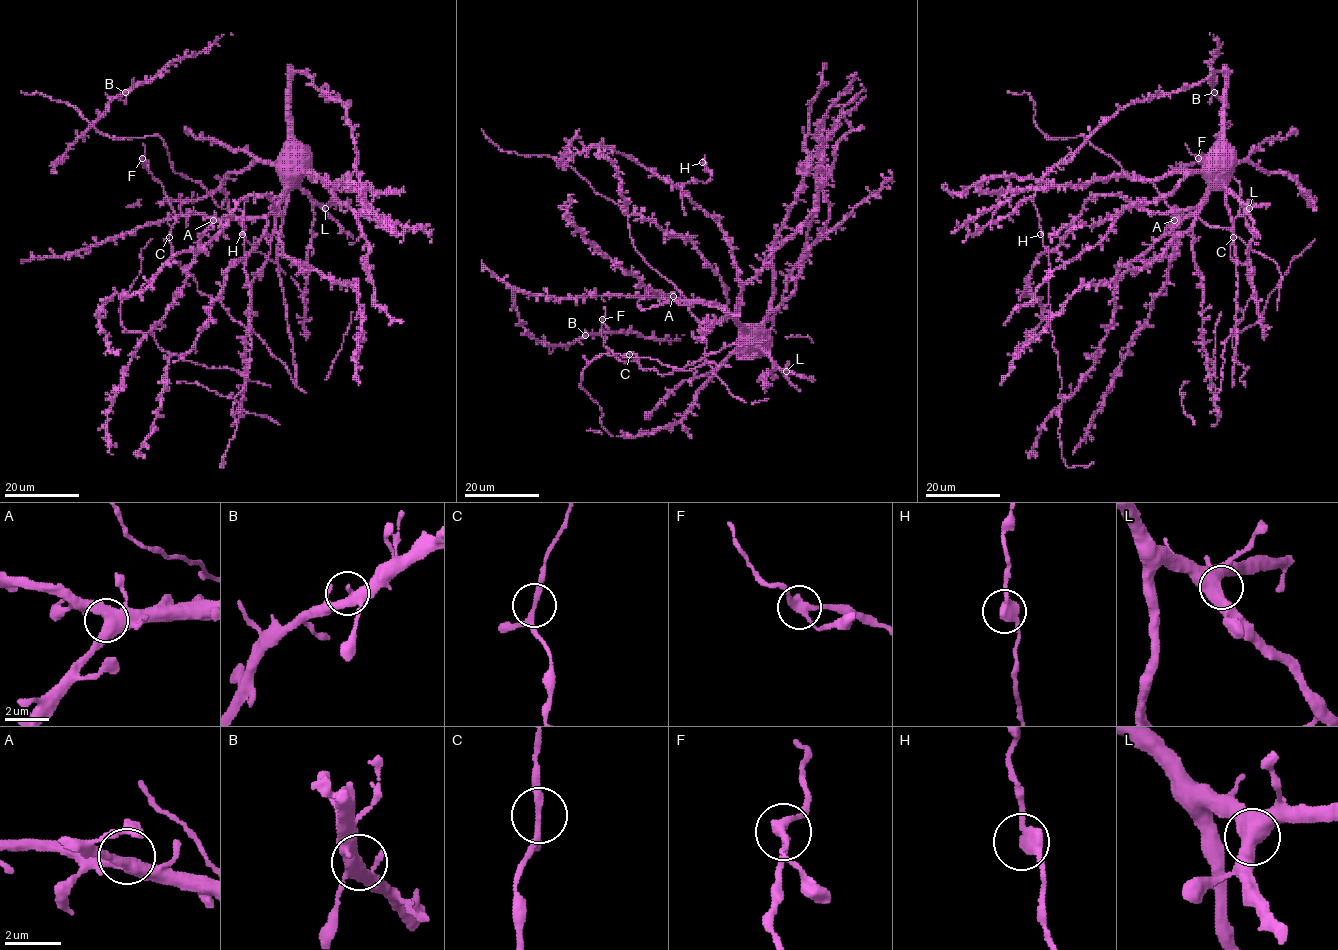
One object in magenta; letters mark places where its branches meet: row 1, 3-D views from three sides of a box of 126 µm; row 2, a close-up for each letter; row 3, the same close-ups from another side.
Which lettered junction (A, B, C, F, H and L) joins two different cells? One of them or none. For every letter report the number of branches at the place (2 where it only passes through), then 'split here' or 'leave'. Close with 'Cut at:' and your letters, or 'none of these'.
A: 3 branches meet; leave
B: 3 branches meet; leave
C: 3 branches meet; leave
F: 3 branches meet; split here
H: 2 branches meet; leave
L: 3 branches meet; leave
Cut at: F

